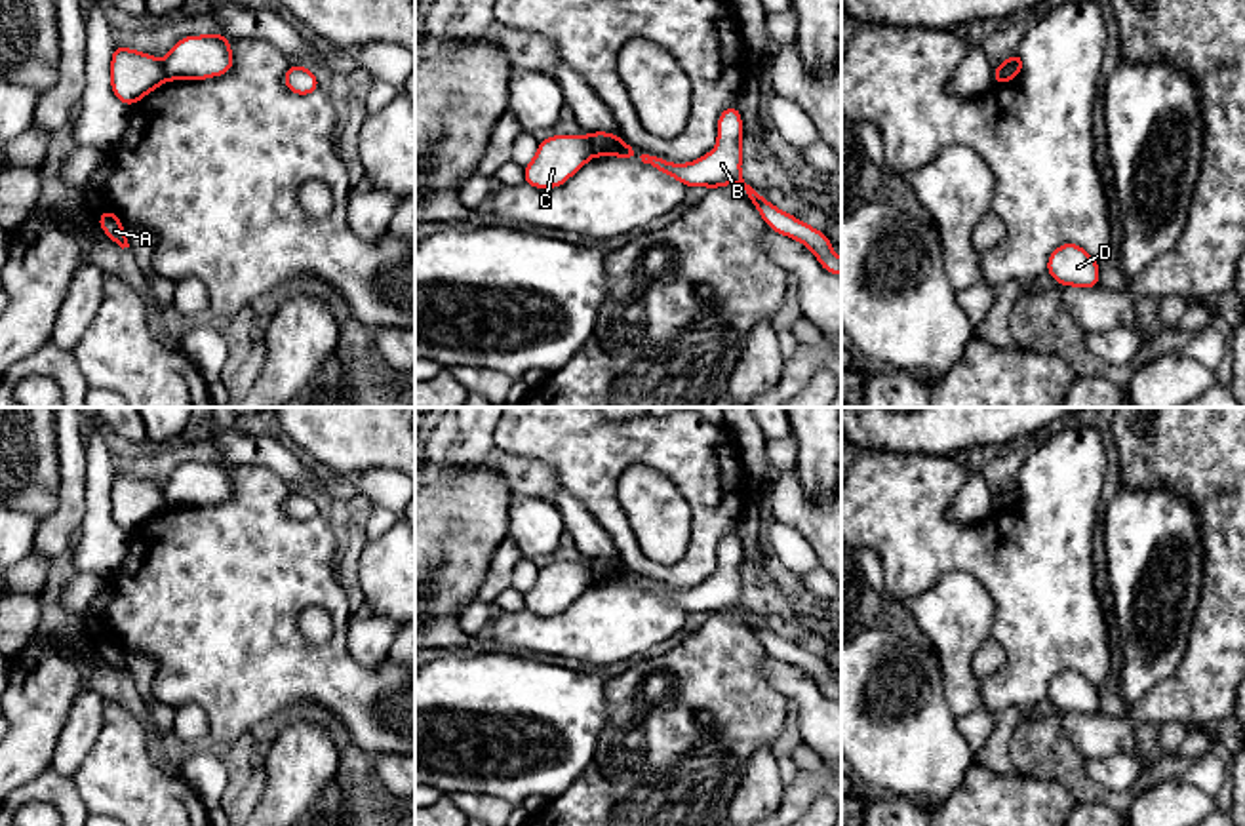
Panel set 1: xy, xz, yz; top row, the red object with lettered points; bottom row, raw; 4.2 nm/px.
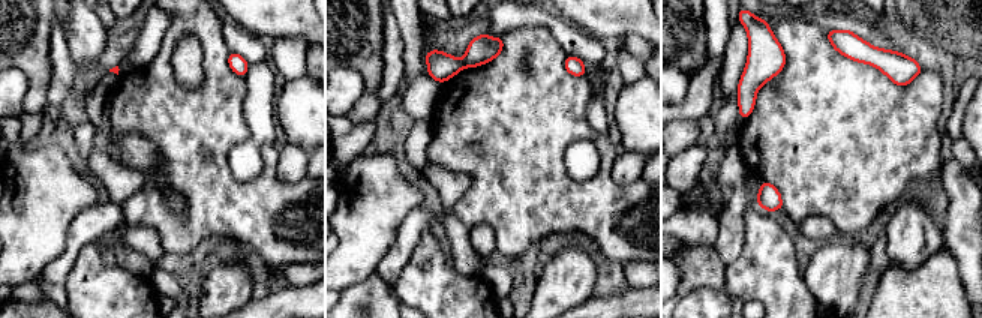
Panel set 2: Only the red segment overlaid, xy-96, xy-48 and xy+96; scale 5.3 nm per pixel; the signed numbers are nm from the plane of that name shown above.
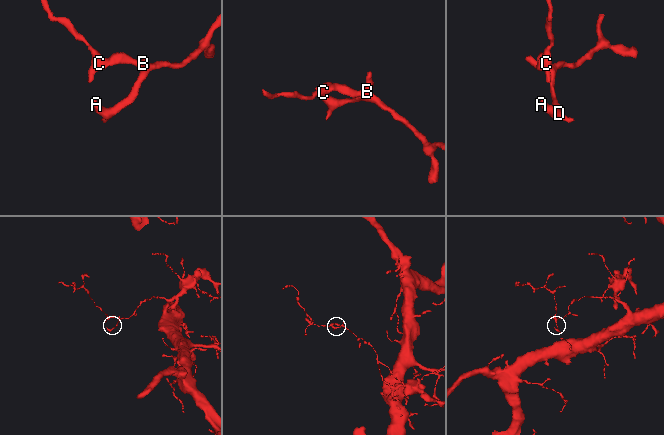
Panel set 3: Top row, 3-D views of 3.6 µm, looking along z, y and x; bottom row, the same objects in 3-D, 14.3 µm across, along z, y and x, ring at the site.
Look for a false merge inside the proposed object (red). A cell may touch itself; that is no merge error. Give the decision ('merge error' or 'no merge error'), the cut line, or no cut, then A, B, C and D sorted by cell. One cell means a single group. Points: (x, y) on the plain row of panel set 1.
merge error; cut in xy along (162, 488), (162, 497), (168, 505); A B D / C

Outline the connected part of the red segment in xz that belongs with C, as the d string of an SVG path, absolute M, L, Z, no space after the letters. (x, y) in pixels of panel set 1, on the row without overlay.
M558 560L539 569L537 582L524 594L525 609L535 615L556 615L592 582L590 563Z

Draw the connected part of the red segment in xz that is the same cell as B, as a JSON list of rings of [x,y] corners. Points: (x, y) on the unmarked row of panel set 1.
[[[735,531],[721,537],[718,544],[718,571],[706,582],[691,590],[670,590],[664,584],[649,580],[642,580],[640,584],[643,590],[682,607],[685,613],[720,615],[729,609],[741,611],[746,617],[744,622],[752,626],[769,655],[800,666],[815,679],[824,697],[841,702],[841,685],[834,679],[824,659],[819,659],[803,647],[781,638],[758,620],[756,613],[741,603],[742,546]]]

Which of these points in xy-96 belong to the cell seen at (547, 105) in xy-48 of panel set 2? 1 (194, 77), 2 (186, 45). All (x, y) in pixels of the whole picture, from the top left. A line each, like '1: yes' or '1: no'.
1: no
2: no

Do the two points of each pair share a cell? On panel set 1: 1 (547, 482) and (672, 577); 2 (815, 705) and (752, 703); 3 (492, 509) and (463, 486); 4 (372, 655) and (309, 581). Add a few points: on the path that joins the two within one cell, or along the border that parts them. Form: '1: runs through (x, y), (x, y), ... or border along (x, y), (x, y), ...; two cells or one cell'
1: border along (528, 457), (545, 463), (564, 486); two cells
2: border along (764, 663), (768, 680), (790, 699); two cells
3: runs through (484, 507), (471, 493); one cell
4: border along (351, 617), (347, 632), (349, 653), (370, 668); two cells

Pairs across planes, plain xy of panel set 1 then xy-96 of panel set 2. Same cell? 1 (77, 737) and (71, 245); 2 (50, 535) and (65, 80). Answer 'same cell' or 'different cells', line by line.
1: same cell
2: same cell

